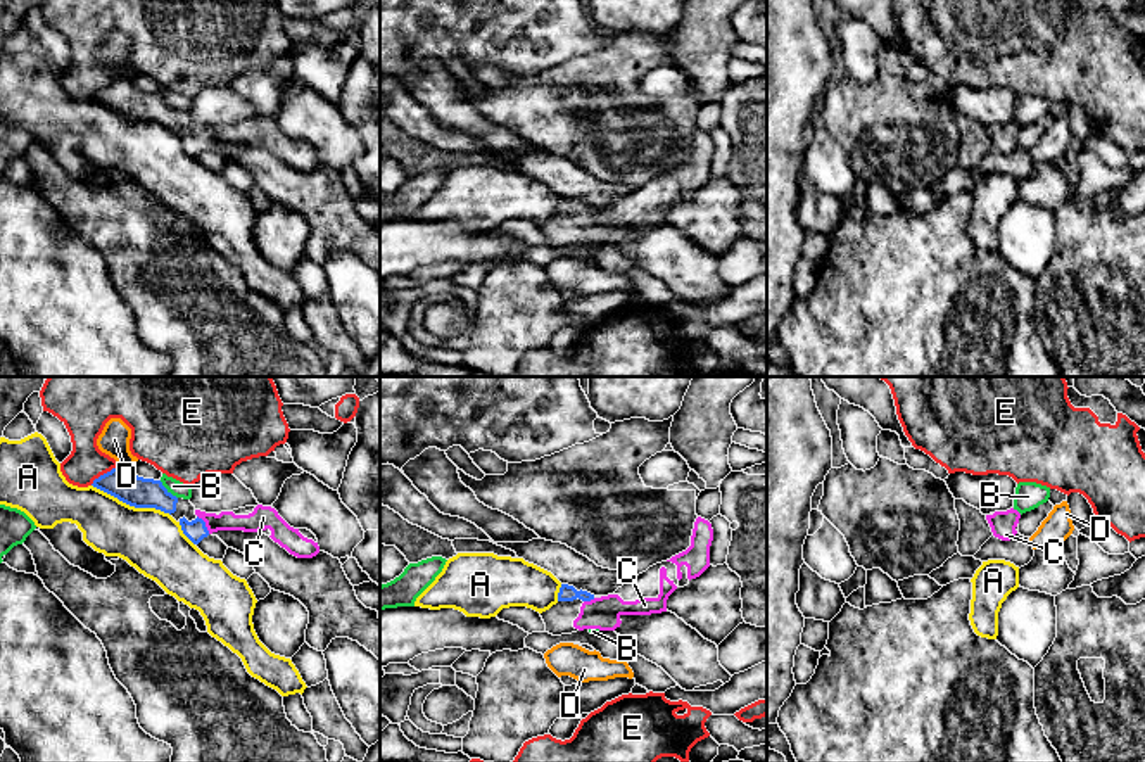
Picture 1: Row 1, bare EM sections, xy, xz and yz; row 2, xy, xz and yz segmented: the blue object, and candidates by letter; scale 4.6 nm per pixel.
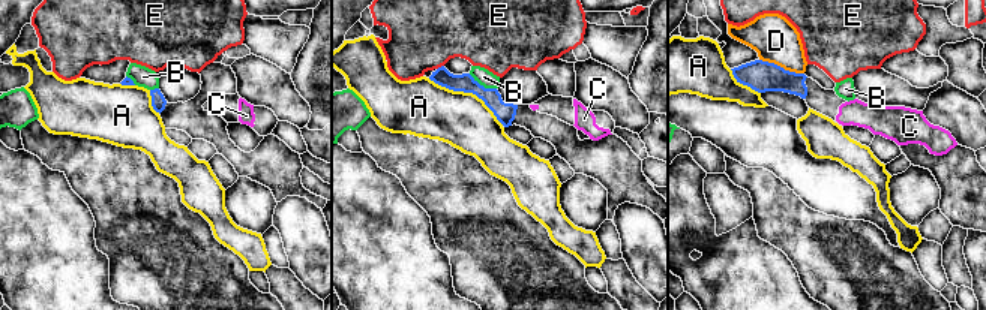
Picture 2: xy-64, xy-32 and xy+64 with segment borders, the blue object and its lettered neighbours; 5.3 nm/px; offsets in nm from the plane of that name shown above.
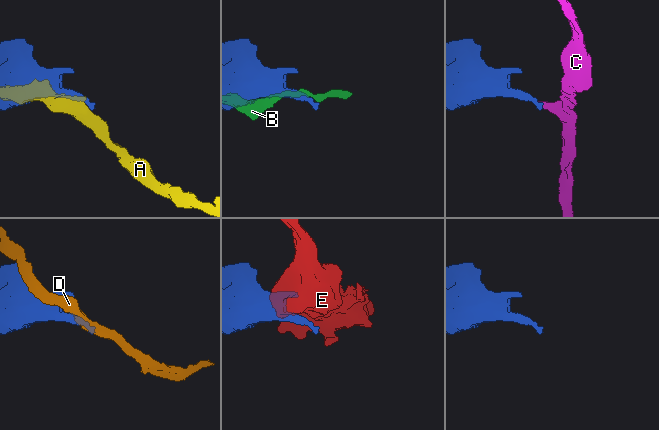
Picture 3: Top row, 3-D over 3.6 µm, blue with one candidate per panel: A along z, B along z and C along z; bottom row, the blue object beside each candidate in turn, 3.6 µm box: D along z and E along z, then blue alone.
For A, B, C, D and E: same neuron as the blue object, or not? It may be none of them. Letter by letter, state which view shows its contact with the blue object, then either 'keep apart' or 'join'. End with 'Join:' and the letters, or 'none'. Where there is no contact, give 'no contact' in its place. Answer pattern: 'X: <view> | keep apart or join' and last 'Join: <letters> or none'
A: xy | keep apart
B: xy | keep apart
C: xy | join
D: xy | keep apart
E: xy | keep apart
Join: C

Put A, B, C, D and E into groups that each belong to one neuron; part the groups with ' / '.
A / B / C / D / E

